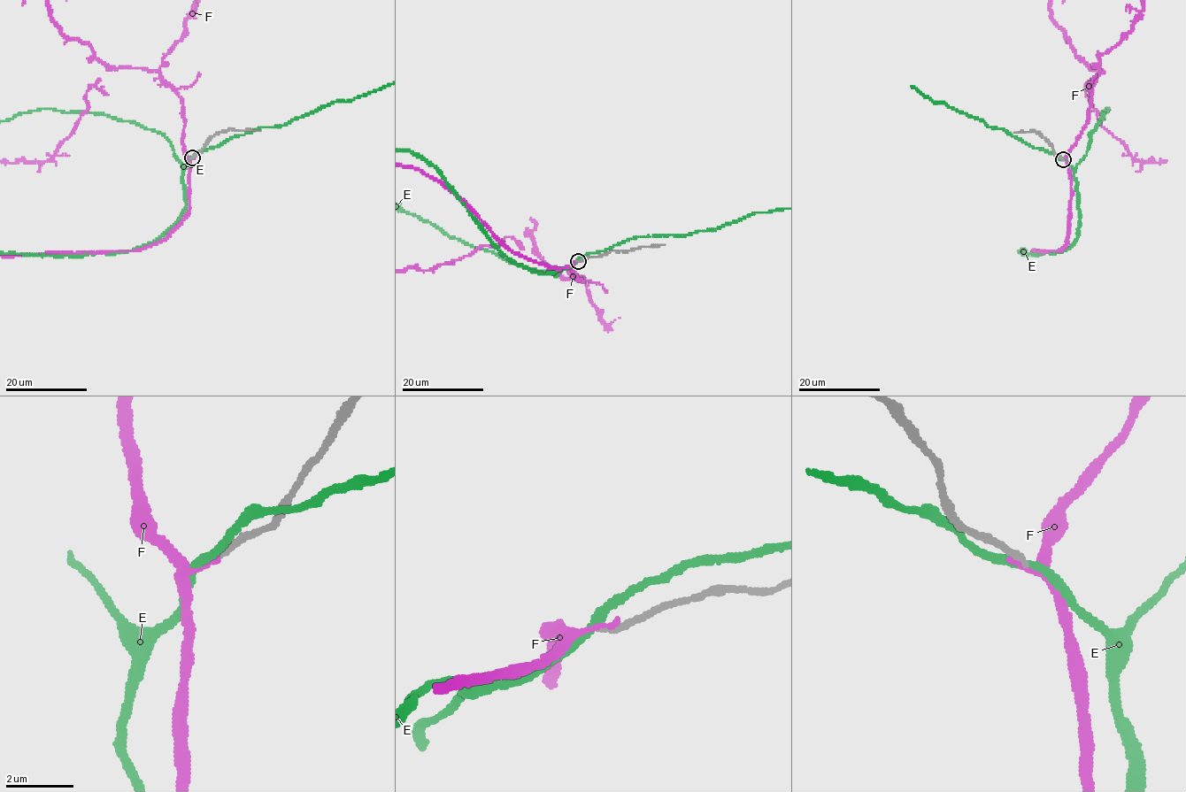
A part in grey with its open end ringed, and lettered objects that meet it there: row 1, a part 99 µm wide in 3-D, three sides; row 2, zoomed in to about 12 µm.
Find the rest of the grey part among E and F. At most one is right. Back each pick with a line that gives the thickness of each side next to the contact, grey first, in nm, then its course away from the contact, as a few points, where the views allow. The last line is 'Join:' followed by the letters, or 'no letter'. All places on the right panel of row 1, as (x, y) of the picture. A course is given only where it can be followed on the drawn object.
Join: no letter

